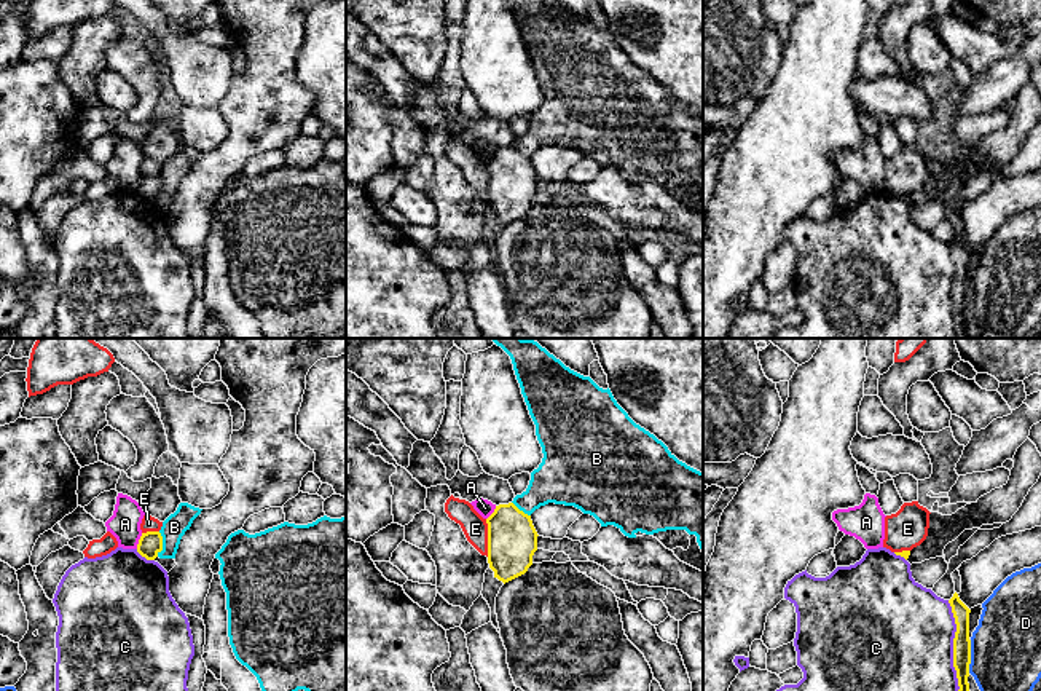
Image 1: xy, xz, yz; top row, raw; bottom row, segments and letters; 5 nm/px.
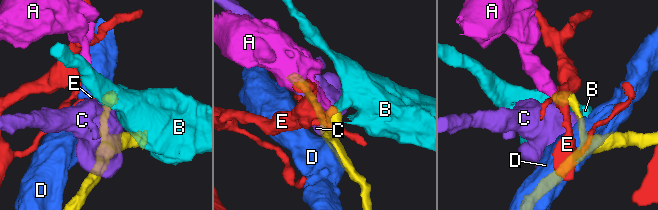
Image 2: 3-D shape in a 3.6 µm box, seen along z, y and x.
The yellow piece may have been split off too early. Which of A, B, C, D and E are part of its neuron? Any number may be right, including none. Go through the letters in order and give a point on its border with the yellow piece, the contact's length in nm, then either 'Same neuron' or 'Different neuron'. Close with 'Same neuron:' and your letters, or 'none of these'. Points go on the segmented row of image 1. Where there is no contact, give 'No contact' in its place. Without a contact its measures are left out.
A: Touches yellow at xy (139, 541). Shared border 90 nm. Different neuron
B: Touches yellow at xy (161, 544). Shared border 130 nm. Different neuron
C: Touches yellow at yz (954, 645). Shared border 460 nm. Different neuron
D: Touches yellow at yz (970, 656). Shared border 170 nm. Different neuron
E: Touches yellow at xz (488, 538). Shared border 190 nm. Different neuron
Same neuron: none of these

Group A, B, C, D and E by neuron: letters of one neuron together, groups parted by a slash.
A / B / C / D / E

